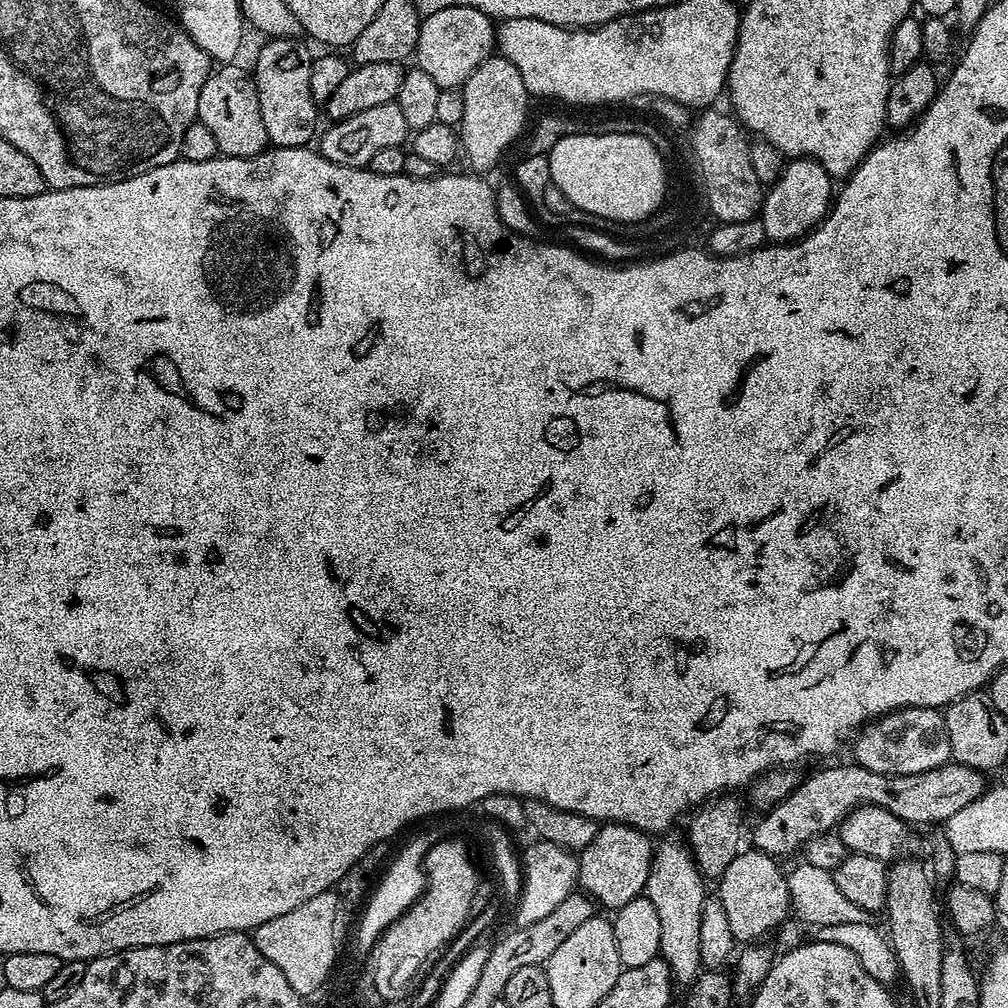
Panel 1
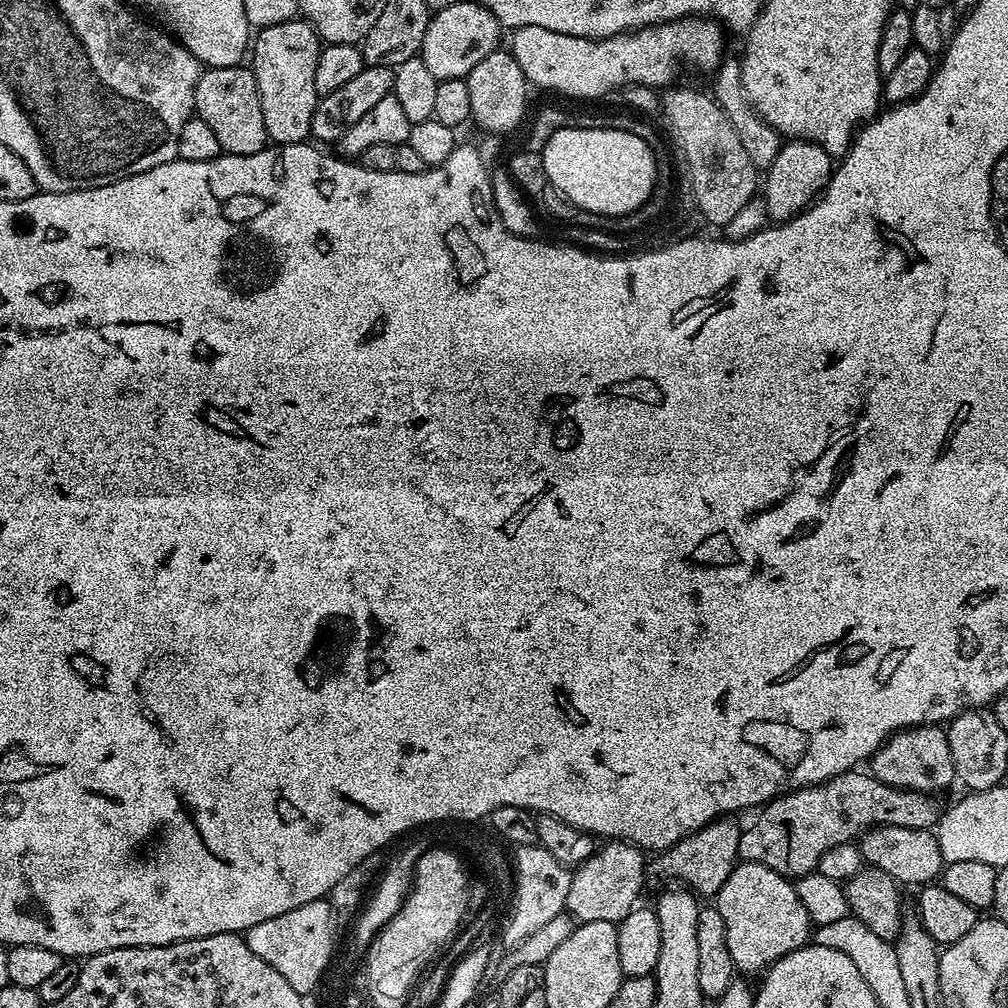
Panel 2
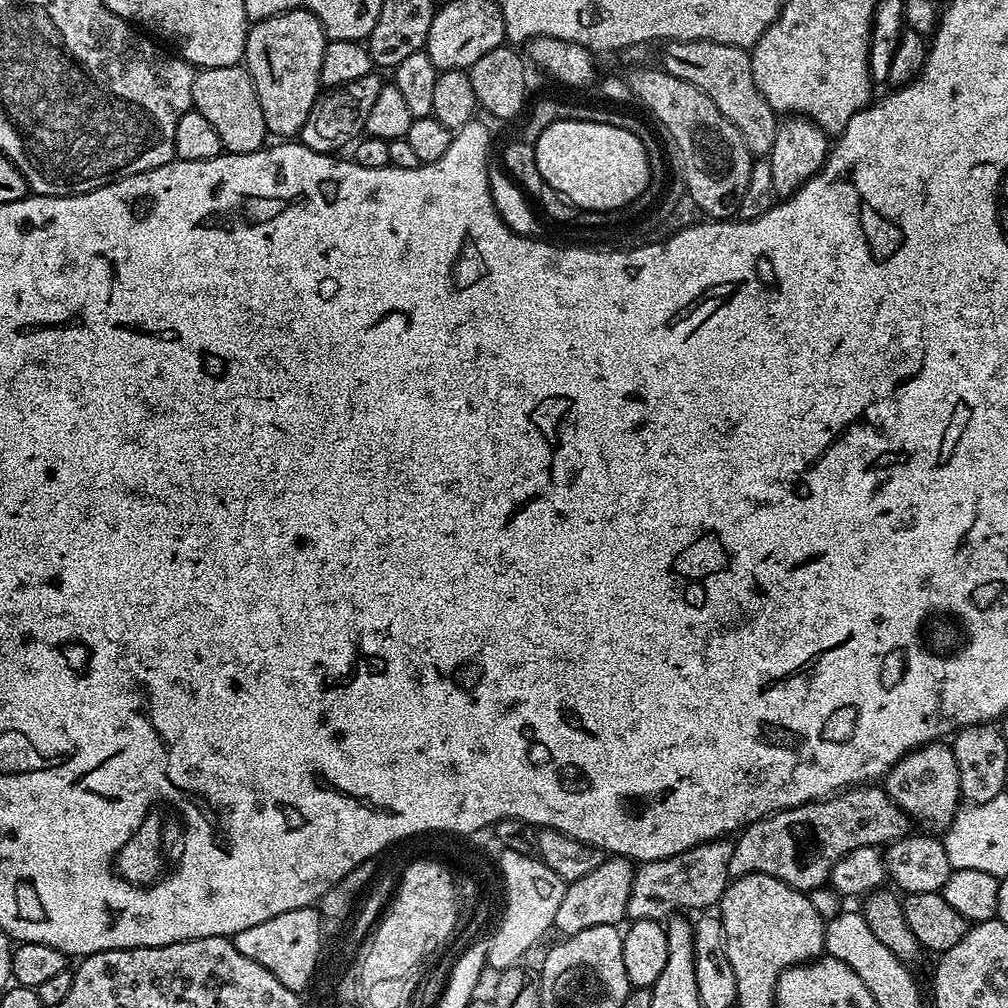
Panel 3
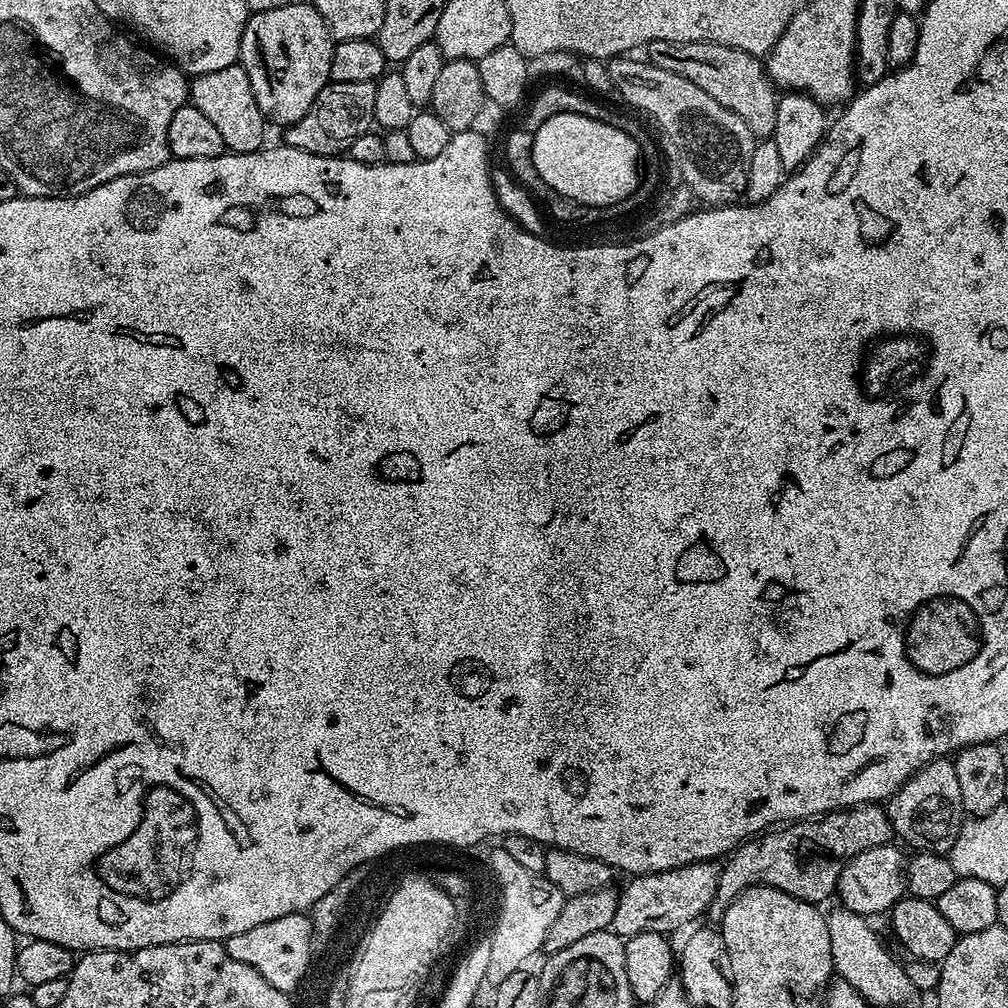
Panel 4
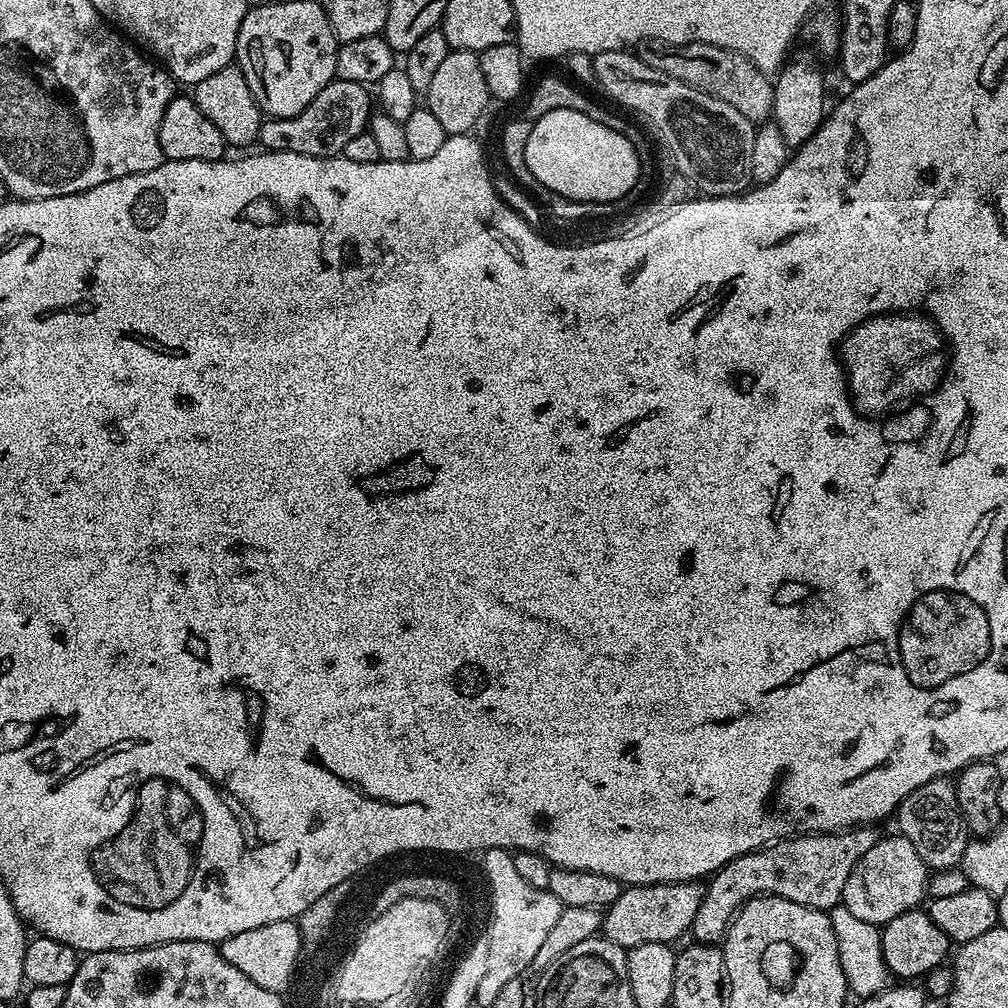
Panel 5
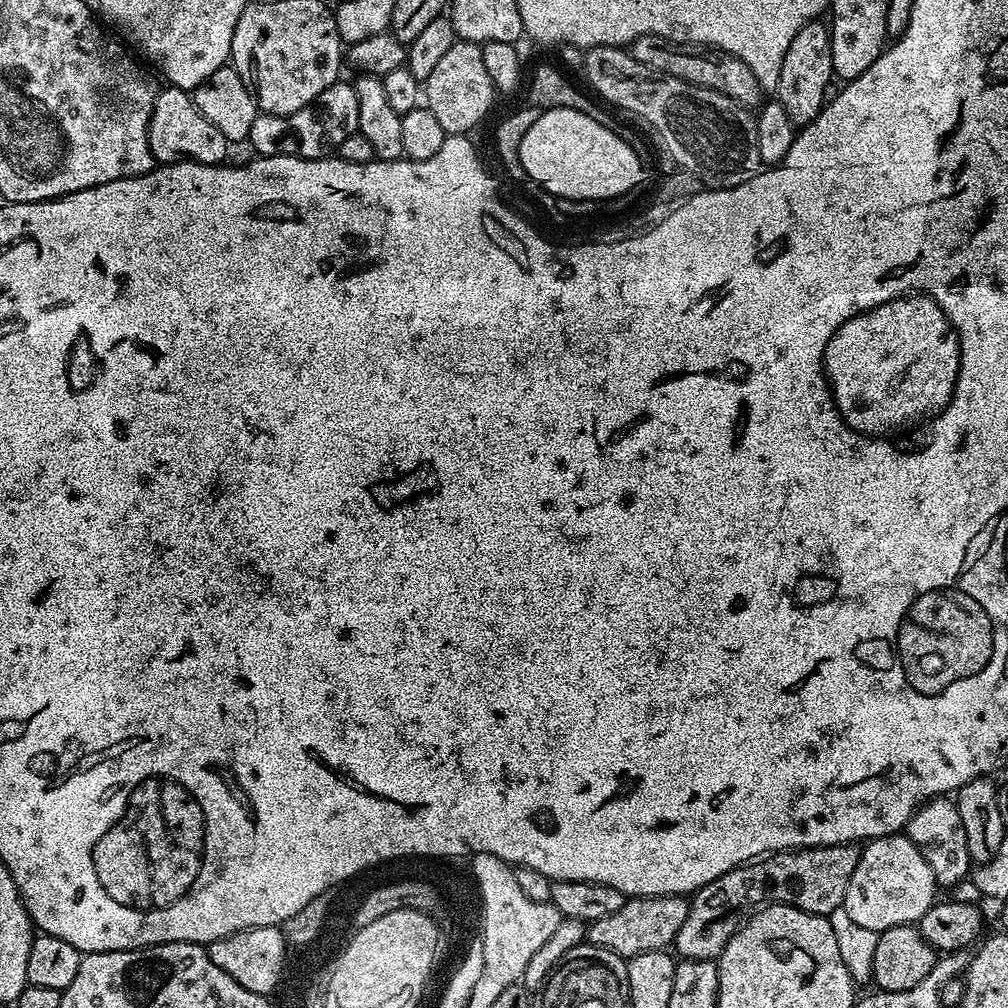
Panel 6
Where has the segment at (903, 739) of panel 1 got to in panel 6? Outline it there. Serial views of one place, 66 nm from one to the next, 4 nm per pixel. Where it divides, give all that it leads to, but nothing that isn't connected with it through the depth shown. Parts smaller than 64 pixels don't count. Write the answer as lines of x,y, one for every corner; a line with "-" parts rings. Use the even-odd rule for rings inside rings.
942,795
924,801
908,819
906,835
922,850
922,858
930,862
930,870
934,870
934,878
941,889
950,890
958,882
969,879
974,862
966,846
966,830
962,827
962,814
958,814
955,799

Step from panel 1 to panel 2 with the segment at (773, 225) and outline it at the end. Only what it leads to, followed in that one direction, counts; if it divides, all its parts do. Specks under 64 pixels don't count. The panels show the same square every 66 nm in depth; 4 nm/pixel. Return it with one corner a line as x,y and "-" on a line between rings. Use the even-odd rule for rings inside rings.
789,139
784,142
762,180
762,199
766,202
769,221
793,220
797,214
812,207
830,182
833,171
833,157
828,156
822,146
809,140

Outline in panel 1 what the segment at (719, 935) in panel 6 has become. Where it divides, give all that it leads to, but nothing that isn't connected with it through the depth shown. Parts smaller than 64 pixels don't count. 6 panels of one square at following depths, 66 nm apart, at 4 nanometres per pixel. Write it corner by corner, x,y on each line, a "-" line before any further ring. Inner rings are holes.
855,762
836,764
833,768
824,768
821,772
814,773
813,776
804,776
784,800
765,811
752,832
752,840
756,843
753,845
755,851
777,858
788,856
791,852
799,853
814,837
839,829
843,820
862,804
884,808
909,826
940,826
955,811
983,795
986,791
984,780
985,773
955,762
909,776
874,774
874,770
866,770

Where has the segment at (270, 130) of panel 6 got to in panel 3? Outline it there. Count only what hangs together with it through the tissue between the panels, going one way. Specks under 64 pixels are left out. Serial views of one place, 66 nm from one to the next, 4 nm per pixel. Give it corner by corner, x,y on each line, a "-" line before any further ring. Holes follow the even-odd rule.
373,71
366,74
366,78
327,89
310,110
310,118
306,118
306,126
302,126
299,134
299,143
315,152
329,154
339,153
339,148
347,149
364,132
366,118
370,118
370,110
374,110
374,102
378,102
378,94
382,94
385,81
378,76

